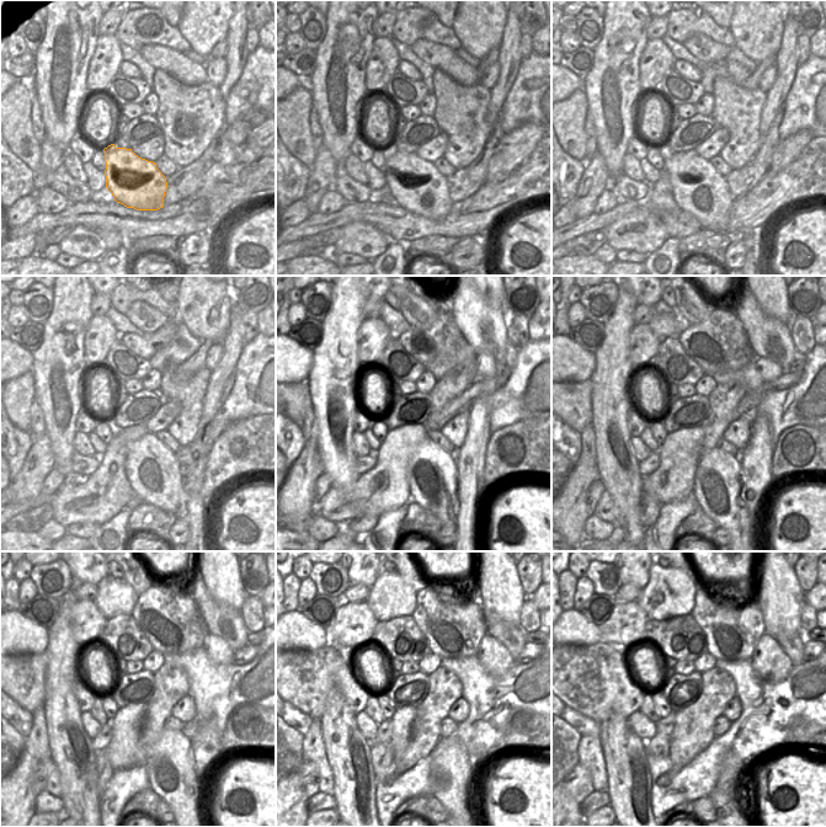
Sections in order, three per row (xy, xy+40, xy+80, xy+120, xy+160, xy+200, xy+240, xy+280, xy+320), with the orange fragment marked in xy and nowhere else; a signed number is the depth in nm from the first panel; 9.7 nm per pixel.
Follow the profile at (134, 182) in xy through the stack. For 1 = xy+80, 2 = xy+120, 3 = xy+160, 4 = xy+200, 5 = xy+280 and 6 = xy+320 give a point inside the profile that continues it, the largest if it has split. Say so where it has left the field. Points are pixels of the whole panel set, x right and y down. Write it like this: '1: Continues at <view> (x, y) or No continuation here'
1: Continues at xy+80 (698, 188)
2: Continues at xy+120 (153, 469)
3: Continues at xy+160 (432, 471)
4: Continues at xy+200 (713, 486)
5: Continues at xy+280 (445, 769)
6: Continues at xy+320 (728, 779).

